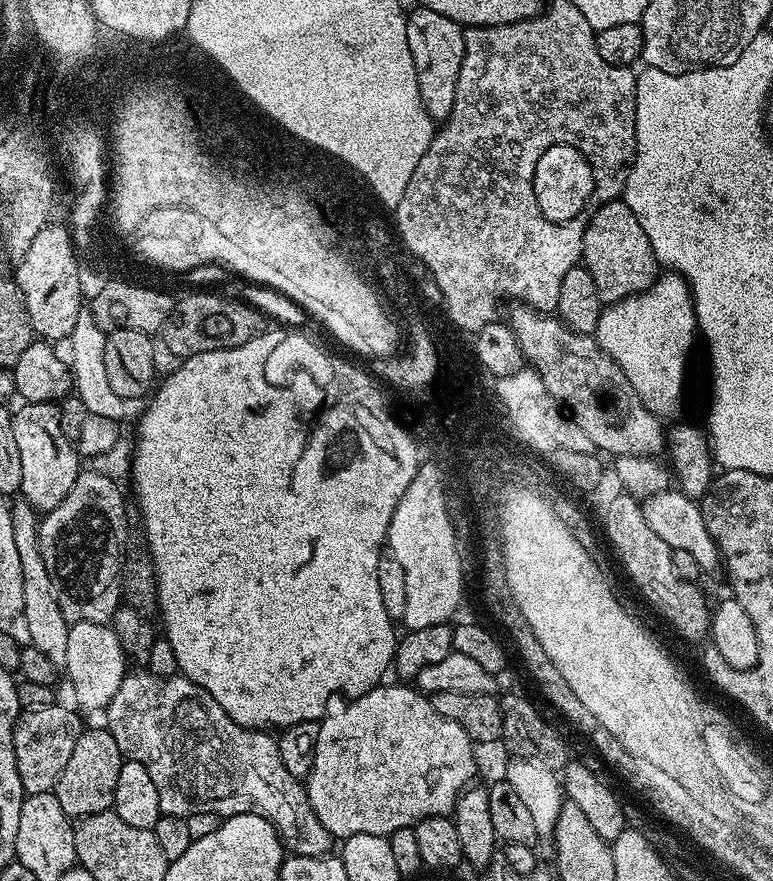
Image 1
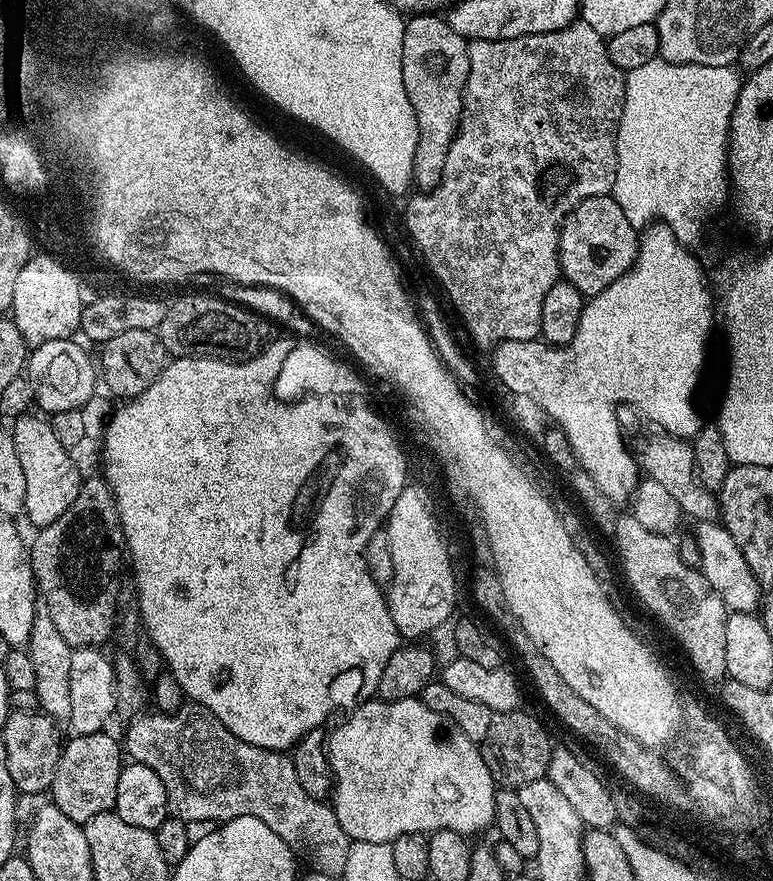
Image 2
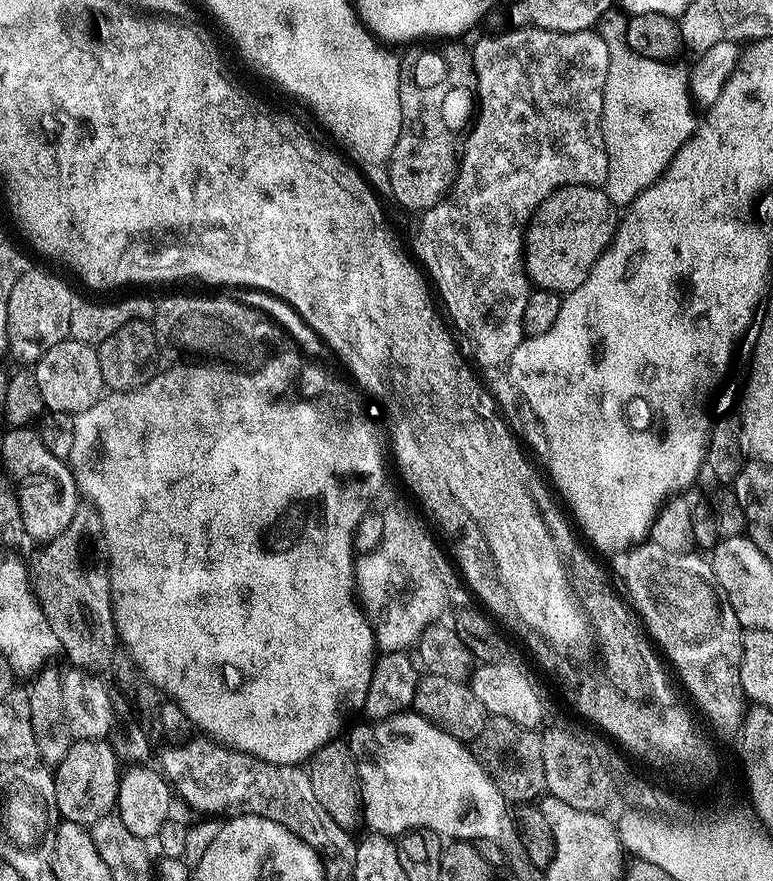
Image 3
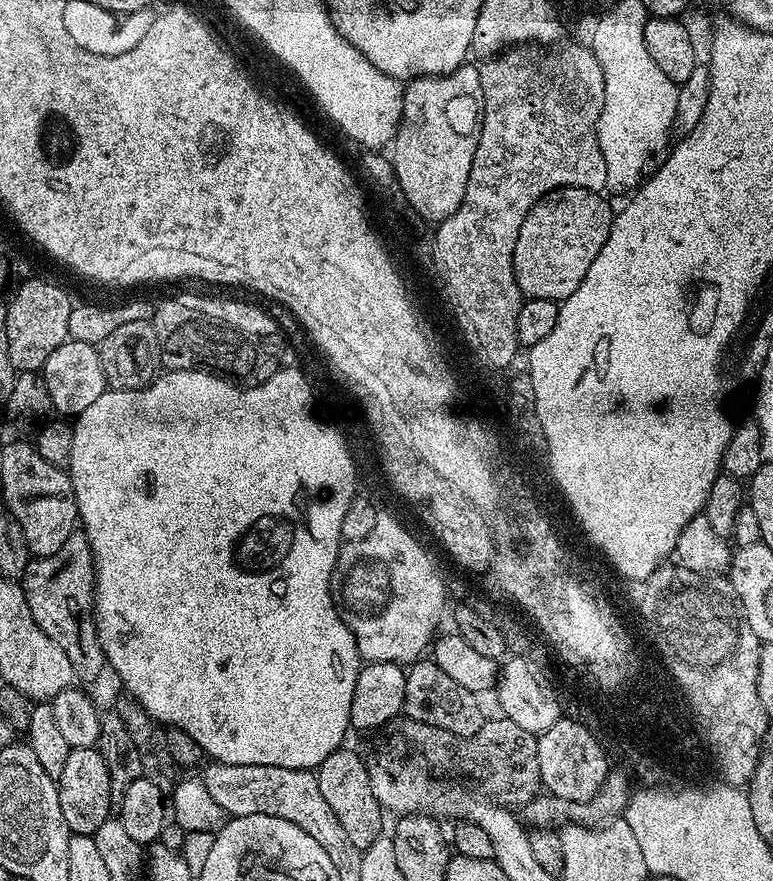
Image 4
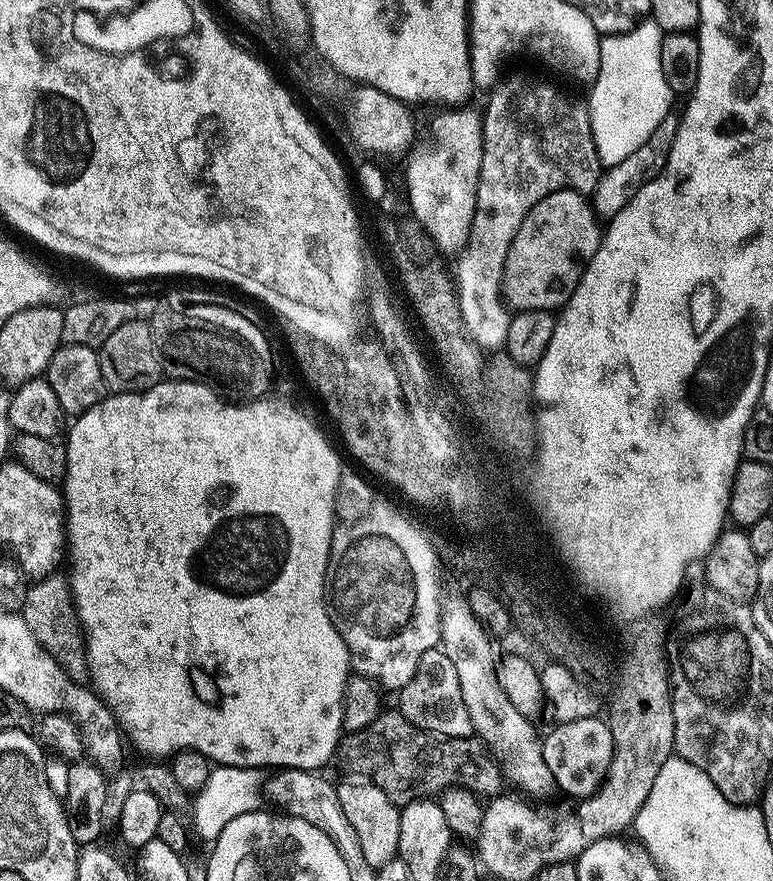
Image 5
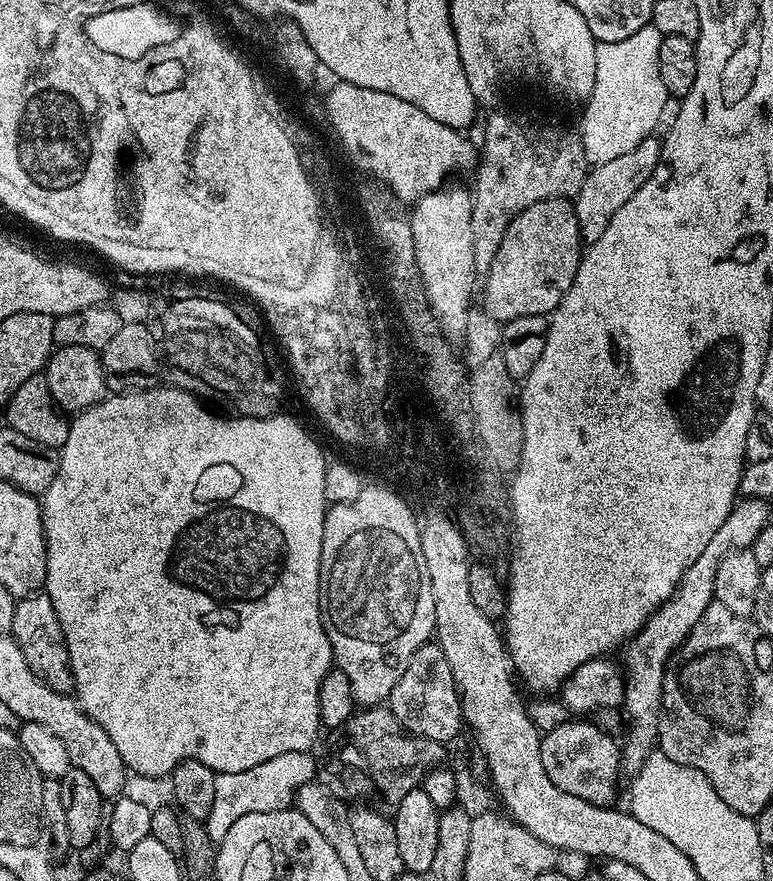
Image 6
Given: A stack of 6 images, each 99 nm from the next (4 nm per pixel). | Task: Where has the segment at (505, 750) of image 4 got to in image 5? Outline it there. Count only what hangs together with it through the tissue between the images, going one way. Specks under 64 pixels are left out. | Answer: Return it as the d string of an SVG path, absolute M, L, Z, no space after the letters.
M398 710L381 711L370 726L347 733L338 752L356 767L353 769L357 773L370 774L386 798L398 806L436 798L451 789L465 788L479 798L501 795L503 789L500 787L504 784L504 776L496 765L497 757L483 740L475 735L454 738L423 732Z

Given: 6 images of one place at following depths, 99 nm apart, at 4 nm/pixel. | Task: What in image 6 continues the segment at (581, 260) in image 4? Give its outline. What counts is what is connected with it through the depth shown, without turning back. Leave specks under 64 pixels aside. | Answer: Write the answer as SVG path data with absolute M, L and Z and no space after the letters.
M568 198L534 202L510 222L494 260L486 269L484 312L492 322L527 316L547 317L562 302L580 265L582 241L573 201Z

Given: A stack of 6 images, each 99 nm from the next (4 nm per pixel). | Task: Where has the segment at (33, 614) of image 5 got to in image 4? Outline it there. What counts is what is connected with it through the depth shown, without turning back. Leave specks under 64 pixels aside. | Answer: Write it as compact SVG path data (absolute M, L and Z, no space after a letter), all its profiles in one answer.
M77 530L62 542L62 550L54 550L49 556L29 559L22 577L24 597L34 614L34 622L50 638L62 646L70 666L74 666L76 679L81 685L89 686L106 672L104 651L96 633L94 593L96 590L96 563L87 536Z

